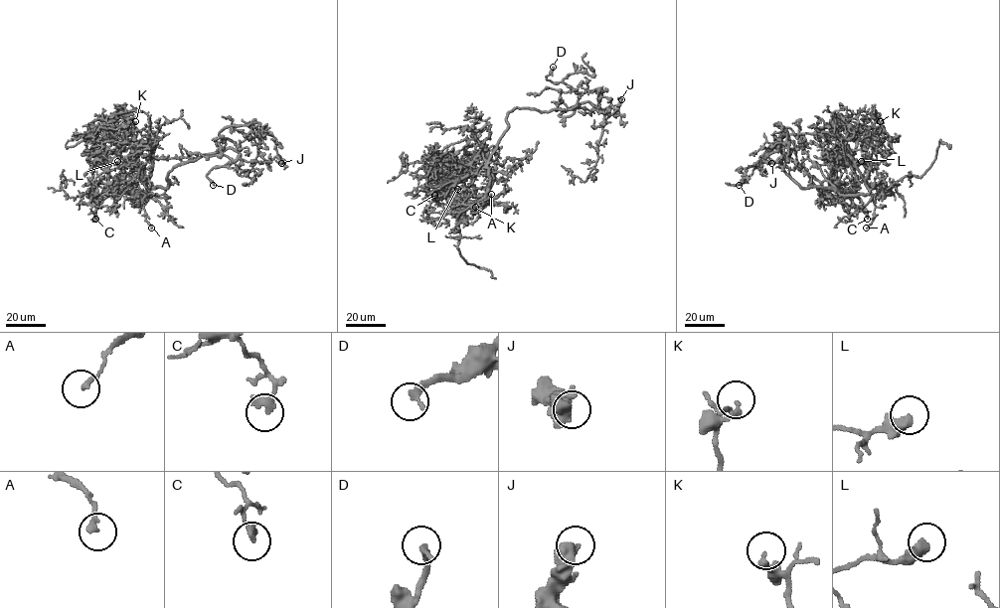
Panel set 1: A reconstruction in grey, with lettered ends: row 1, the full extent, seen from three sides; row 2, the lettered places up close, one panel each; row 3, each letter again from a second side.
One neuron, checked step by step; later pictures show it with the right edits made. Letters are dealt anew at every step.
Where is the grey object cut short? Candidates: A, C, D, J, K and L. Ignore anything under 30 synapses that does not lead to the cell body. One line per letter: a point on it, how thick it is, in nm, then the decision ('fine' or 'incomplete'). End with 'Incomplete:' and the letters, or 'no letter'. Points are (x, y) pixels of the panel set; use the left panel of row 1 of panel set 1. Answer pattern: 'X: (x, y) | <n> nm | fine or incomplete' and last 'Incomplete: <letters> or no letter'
A: (151, 228) | 200 nm | fine
C: (95, 219) | 300 nm | fine
D: (213, 185) | 280 nm | incomplete
J: (281, 163) | 480 nm | incomplete
K: (135, 121) | 180 nm | fine
L: (117, 161) | 480 nm | fine
Incomplete: D, J

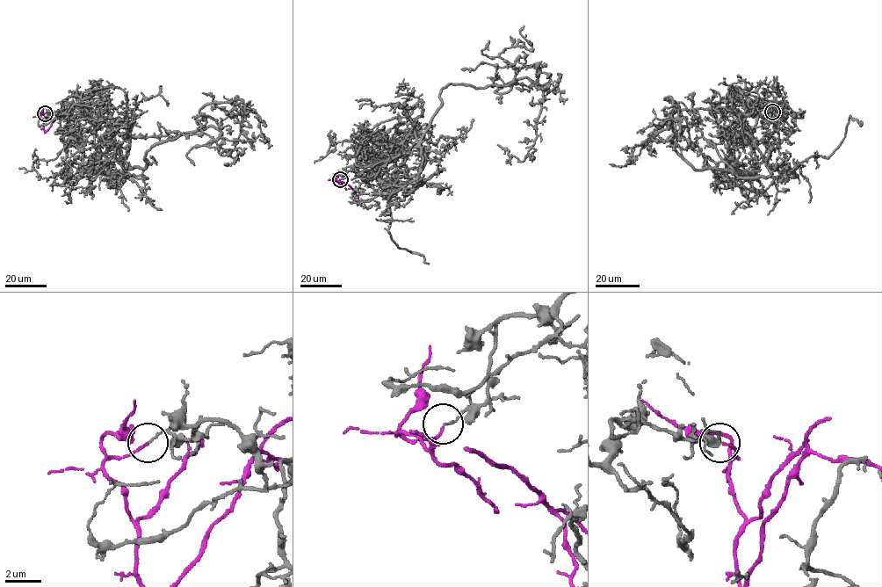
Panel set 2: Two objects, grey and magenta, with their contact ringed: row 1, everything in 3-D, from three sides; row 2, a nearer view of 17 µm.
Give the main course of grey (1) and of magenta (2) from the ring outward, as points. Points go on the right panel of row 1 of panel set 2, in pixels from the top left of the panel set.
1: (772, 112), (742, 100), (752, 173), (695, 169), (664, 98), (748, 115), (735, 90)
2: (773, 112), (775, 131), (788, 105)

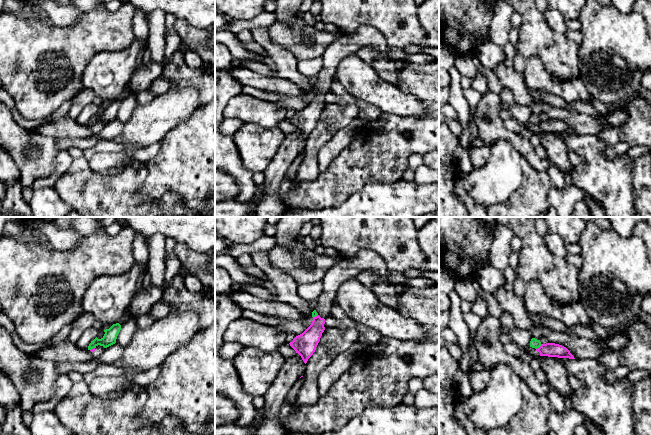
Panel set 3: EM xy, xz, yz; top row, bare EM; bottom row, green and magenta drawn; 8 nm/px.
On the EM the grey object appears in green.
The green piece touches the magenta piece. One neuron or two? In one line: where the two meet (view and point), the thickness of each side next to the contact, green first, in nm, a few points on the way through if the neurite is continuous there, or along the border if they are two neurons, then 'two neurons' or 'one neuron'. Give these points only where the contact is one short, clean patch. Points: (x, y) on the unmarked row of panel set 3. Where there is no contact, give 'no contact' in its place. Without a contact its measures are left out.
meets green in yz at (539, 122); 80 nm thick on the green side, 110 nm on the other; border along yz (542, 120), (536, 125); two neurons

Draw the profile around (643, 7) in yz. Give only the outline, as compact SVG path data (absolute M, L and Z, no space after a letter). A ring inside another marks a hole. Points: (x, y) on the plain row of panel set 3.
M636 0L632 9L633 12L643 16L648 33L651 37L651 2L649 0Z

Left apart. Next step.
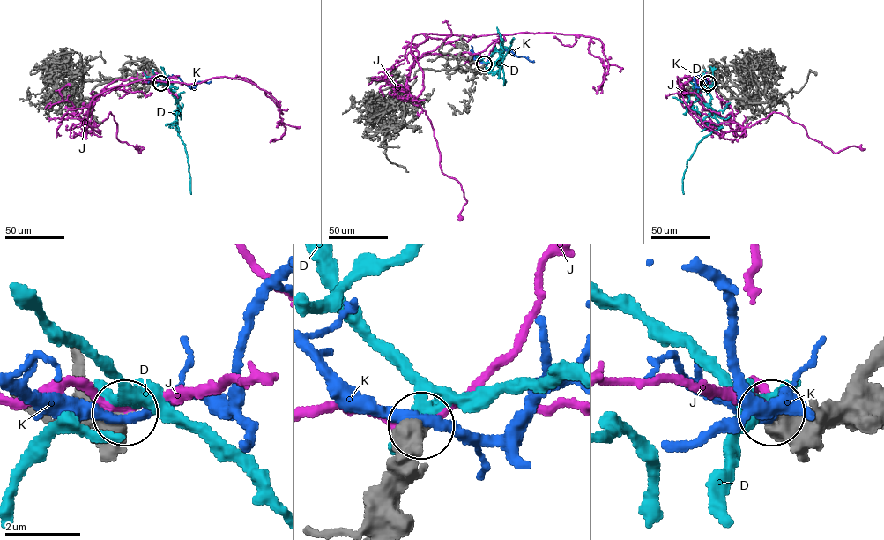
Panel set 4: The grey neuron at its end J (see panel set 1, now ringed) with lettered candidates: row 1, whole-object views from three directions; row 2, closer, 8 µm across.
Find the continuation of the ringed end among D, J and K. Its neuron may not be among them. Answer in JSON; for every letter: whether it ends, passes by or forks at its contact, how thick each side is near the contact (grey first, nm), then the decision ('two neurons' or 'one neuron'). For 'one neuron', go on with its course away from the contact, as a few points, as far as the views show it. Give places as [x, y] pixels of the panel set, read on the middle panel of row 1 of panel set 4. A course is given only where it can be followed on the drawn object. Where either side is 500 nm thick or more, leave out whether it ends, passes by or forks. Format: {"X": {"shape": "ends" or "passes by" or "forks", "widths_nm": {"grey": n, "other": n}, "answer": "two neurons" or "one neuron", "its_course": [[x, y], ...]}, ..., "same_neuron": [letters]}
{"D": {"widths_nm": {"grey": 650, "other": 360}, "answer": "two neurons"}, "J": {"widths_nm": {"grey": 700, "other": 220}, "answer": "two neurons"}, "K": {"widths_nm": {"grey": 700, "other": 280}, "answer": "two neurons"}, "same_neuron": []}

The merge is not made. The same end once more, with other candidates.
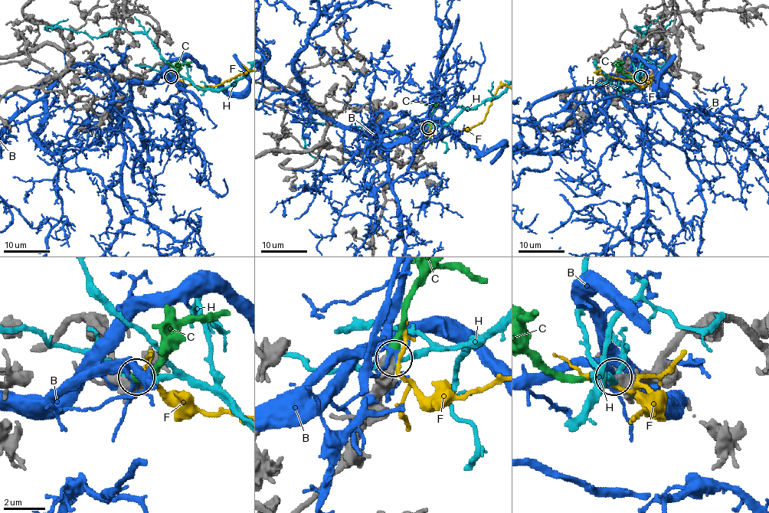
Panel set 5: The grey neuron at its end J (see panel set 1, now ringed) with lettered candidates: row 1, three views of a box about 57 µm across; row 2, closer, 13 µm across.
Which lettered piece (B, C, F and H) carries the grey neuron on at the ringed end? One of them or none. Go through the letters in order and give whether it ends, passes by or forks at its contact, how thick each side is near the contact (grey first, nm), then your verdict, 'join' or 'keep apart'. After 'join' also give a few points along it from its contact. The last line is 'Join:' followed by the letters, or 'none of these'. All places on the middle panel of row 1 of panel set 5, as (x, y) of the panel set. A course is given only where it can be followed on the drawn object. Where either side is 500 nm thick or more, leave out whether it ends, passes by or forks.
B: calibres 750 and 140 nm; keep apart
C: calibres 650 and 400 nm; join; course (427, 128), (430, 117), (436, 109), (445, 108), (449, 112)
F: calibres 800 and 190 nm; keep apart
H: it passes by; calibres 440 and 240 nm; keep apart
Join: C

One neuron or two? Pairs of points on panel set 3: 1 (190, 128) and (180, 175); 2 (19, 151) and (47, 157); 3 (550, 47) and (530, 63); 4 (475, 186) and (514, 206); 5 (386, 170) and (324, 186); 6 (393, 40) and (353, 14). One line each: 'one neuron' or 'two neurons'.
1: one neuron
2: one neuron
3: two neurons
4: two neurons
5: one neuron
6: one neuron

